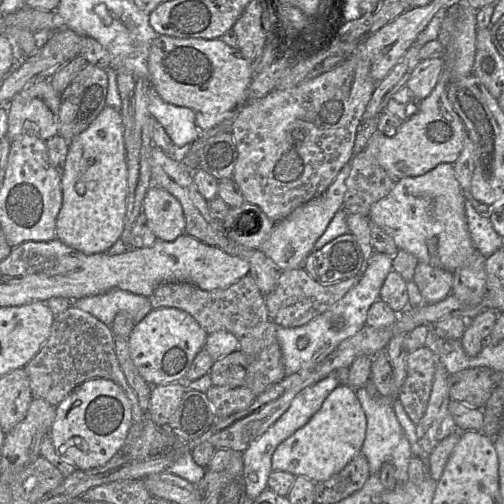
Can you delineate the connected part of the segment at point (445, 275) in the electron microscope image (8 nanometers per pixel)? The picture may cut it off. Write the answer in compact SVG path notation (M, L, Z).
M418 262L413 281L421 293L423 304L434 304L452 292L453 278L452 272Z

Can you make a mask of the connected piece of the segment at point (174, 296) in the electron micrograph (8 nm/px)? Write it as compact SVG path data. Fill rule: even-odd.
M248 274L228 288L215 290L202 290L189 282L166 281L157 285L148 298L153 309L174 307L189 313L207 332L207 334L211 334L219 330L225 330L232 333L239 342L240 350L247 357L255 358L263 348L264 333L271 322L266 308L265 297L266 296L264 296L259 290L254 279Z

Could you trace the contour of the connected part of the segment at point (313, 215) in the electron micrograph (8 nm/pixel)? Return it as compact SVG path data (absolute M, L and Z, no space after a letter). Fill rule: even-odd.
M347 162L324 193L298 206L287 217L275 222L267 240L259 249L275 263L279 271L304 266L306 258L313 252L315 242L325 232L336 212L343 208L346 179L350 170L351 162Z

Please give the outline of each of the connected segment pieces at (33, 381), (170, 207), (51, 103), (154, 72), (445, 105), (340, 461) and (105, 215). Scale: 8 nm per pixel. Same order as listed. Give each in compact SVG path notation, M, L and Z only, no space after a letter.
M70 306L54 318L48 340L24 368L33 397L42 398L55 407L82 383L102 378L114 381L128 397L132 408L132 425L142 423L147 417L120 367L111 327L76 307Z
M152 185L143 200L142 212L158 240L174 241L185 233L185 218L179 200L167 190Z
M49 79L33 80L7 105L10 140L28 134L45 141L59 134L61 94L56 92Z
M158 35L150 47L148 69L150 86L165 102L192 109L196 114L195 124L200 131L208 131L224 120L234 121L247 103L248 87L254 77L252 62L246 60L238 48L227 46L221 39L181 39Z
M444 65L432 92L420 101L418 111L408 120L402 122L395 135L386 137L381 132L376 131L368 140L366 151L394 180L420 176L440 163L453 164L457 160L463 148L466 130L447 98L450 77L451 71Z
M340 384L304 426L277 446L271 457L271 469L304 476L314 483L325 481L342 470L357 453L361 453L365 434L366 416L356 390L348 384Z
M105 106L100 114L81 133L76 135L68 144L65 169L61 175L62 206L56 219L56 238L67 246L86 255L105 253L120 239L124 230L124 217L127 210L128 173L126 163L126 149L124 145L123 118L119 110Z

